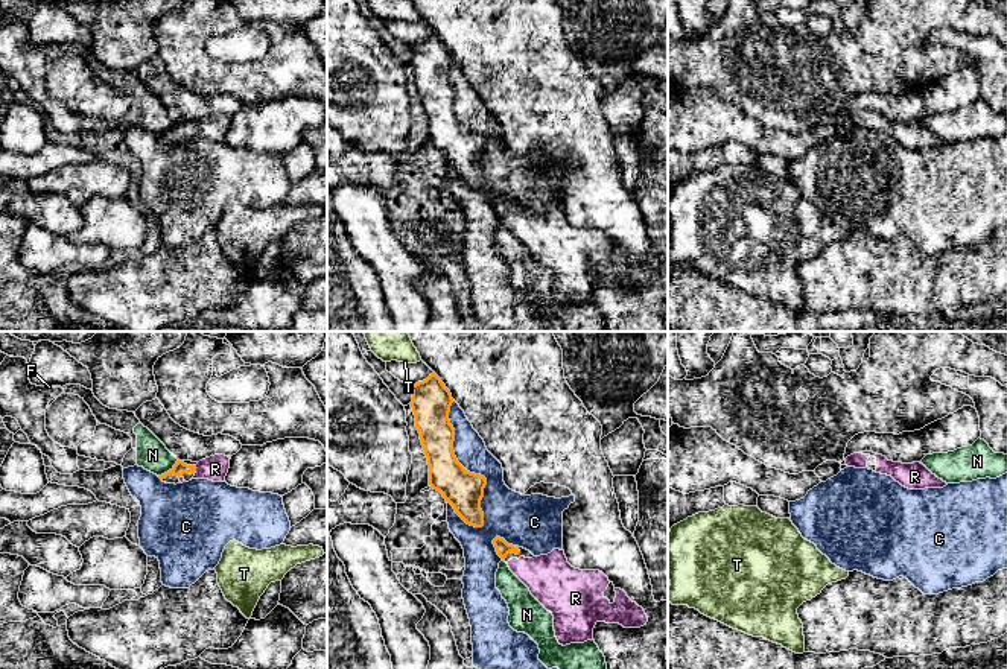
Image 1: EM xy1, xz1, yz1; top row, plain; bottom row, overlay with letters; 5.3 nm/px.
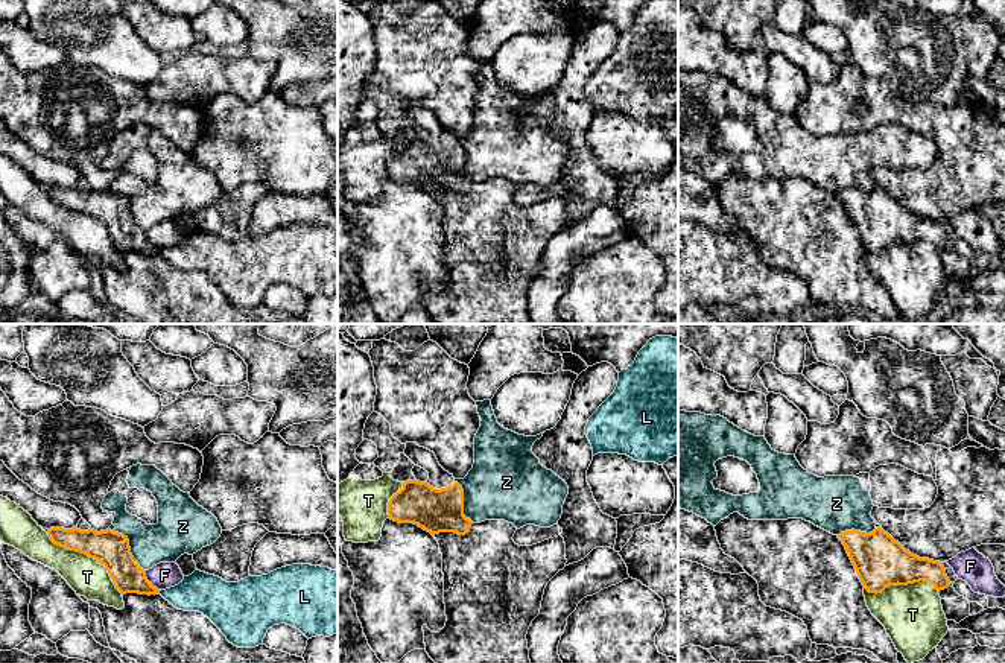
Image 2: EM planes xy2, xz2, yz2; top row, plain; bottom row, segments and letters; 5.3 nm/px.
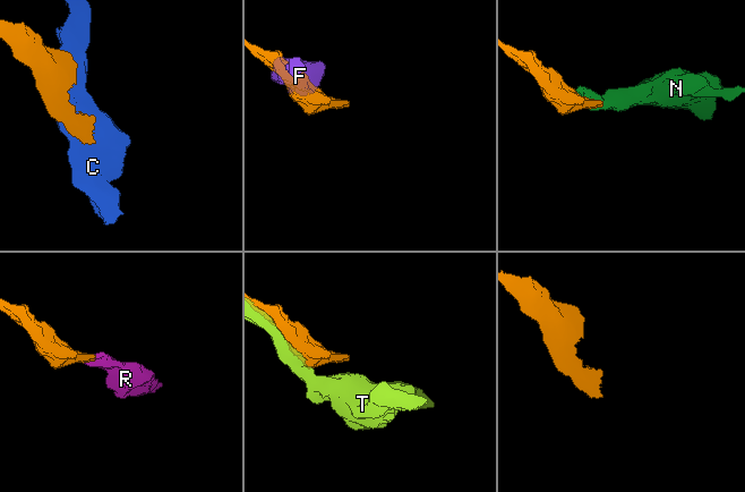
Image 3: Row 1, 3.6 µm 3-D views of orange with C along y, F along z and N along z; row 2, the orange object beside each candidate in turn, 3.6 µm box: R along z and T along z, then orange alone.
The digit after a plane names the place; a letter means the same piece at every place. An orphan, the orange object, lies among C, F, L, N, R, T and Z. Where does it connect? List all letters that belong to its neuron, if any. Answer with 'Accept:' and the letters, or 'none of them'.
Accept: R

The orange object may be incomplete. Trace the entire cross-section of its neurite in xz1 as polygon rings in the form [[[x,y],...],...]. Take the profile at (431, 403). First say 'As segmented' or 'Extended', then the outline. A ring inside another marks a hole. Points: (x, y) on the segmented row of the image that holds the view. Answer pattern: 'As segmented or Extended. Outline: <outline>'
As segmented. Outline: [[[435,373],[412,385],[411,391],[415,427],[429,465],[429,485],[443,494],[467,525],[482,528],[481,500],[487,479],[467,471],[455,456],[455,429],[449,420],[453,403],[450,391]]]

